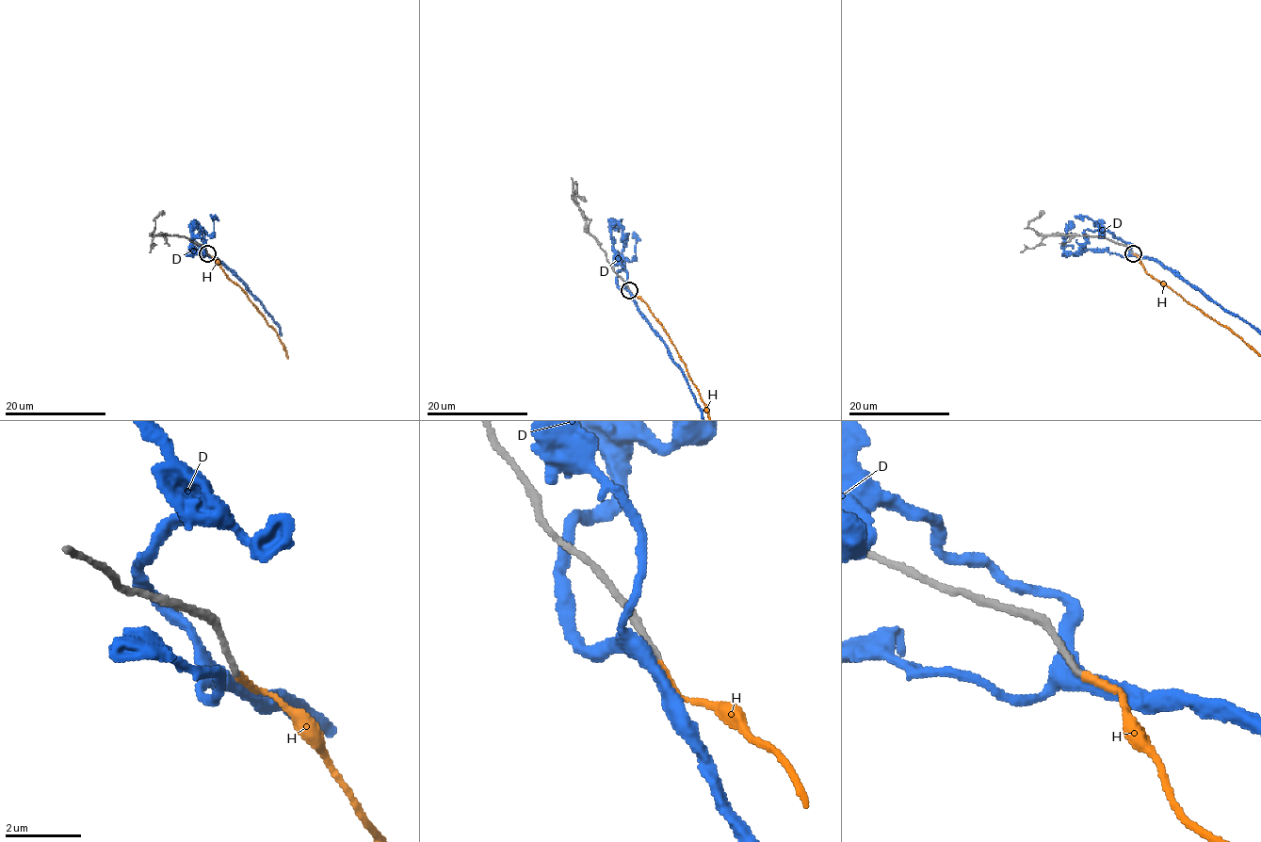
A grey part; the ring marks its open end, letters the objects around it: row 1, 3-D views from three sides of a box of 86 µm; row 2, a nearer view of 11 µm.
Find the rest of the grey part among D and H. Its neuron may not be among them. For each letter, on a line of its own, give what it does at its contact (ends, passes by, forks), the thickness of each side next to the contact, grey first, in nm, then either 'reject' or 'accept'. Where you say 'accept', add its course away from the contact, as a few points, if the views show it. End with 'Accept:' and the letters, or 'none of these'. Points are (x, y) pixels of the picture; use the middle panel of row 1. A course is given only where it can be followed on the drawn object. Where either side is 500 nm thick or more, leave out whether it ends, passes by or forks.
D: it forks there; 160 nm thick on the grey side, 380 nm on the other; reject
H: it ends there; 150 nm thick on the grey side, 170 nm on the other; accept
Accept: H

